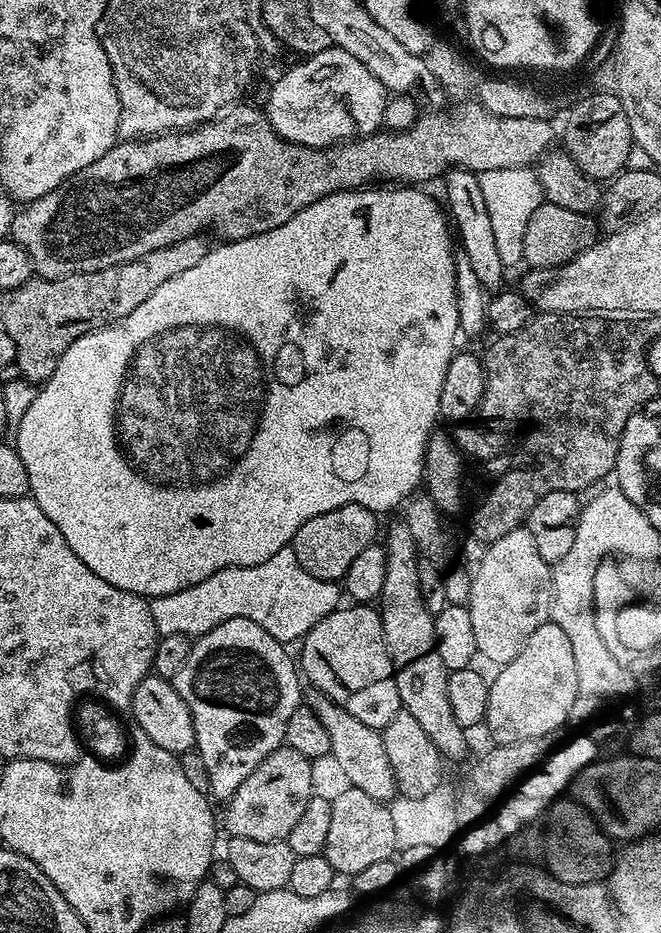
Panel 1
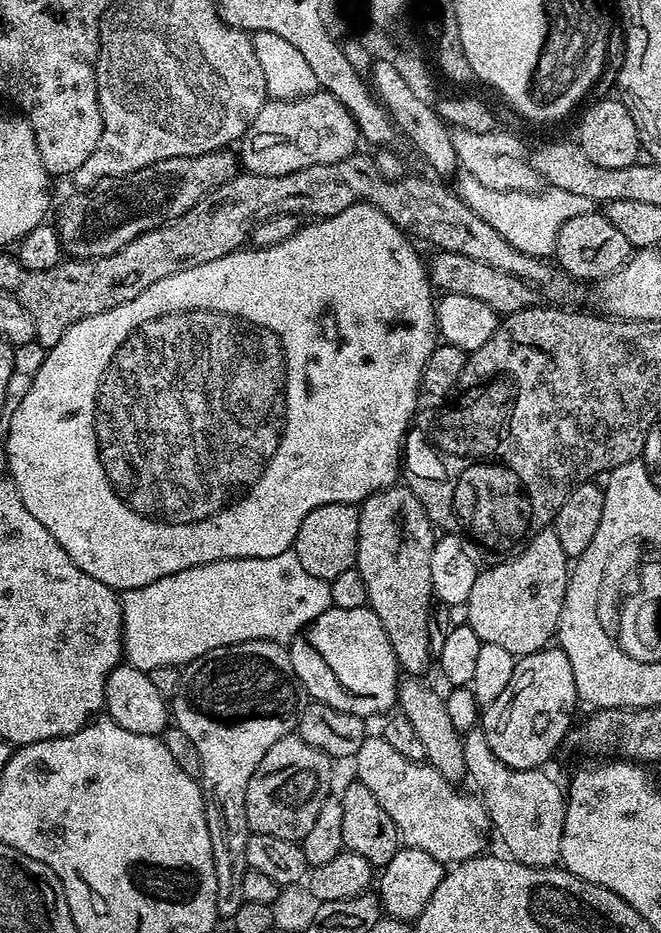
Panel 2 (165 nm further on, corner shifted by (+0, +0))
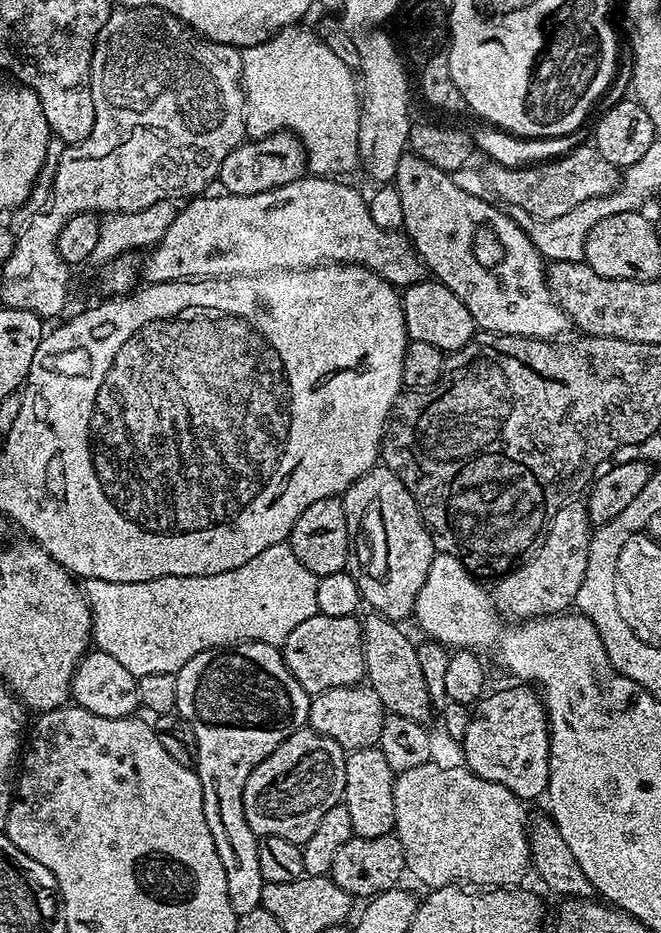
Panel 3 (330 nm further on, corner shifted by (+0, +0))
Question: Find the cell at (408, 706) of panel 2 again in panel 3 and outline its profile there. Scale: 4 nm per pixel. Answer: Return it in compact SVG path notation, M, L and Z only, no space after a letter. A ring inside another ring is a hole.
M368 614L368 617L363 617L362 627L364 630L364 674L366 677L366 684L367 687L374 690L374 694L378 694L378 698L382 702L385 713L393 712L394 714L402 714L402 718L414 718L414 722L418 722L419 724L428 722L428 719L432 716L432 711L434 711L434 705L430 698L430 690L426 690L426 678L422 675L422 665L418 663L418 654L416 653L416 644L414 640L411 640L411 638L400 629L403 627L401 627L397 621L387 620L386 617L379 614Z

